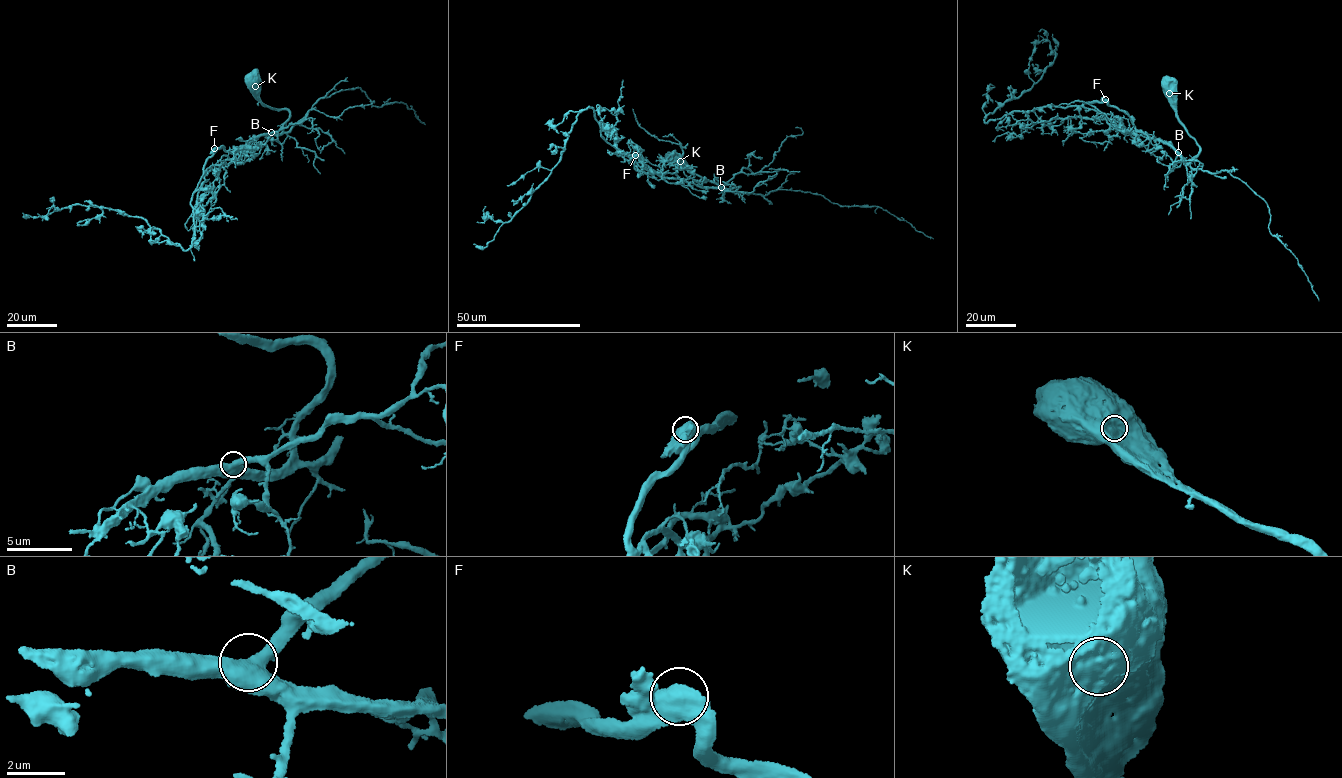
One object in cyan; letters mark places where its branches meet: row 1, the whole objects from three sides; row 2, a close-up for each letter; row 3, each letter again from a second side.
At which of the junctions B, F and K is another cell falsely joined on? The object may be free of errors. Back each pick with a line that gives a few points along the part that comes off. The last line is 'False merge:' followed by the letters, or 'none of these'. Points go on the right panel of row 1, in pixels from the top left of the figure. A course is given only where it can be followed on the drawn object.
False merge: none of these

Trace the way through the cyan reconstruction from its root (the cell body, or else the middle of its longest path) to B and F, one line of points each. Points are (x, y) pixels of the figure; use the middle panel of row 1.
B: (672, 156), (689, 171), (722, 187), (739, 187), (737, 191), (731, 192), (721, 187)
F: (672, 156), (689, 171), (722, 187), (739, 187), (737, 191), (724, 191), (662, 177), (635, 156)

